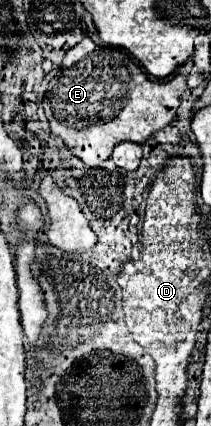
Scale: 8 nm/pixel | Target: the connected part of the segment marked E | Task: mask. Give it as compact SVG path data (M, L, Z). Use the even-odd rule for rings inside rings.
M84 38L74 48L70 48L64 56L62 74L54 76L48 84L48 94L44 98L44 112L50 122L50 130L64 140L70 152L80 158L84 164L102 164L110 158L112 150L120 142L136 142L142 144L152 138L160 128L168 126L176 118L176 110L180 106L180 96L186 90L186 78L176 74L174 78L154 80L148 76L140 64L134 64L134 56L126 50L102 48L94 44L90 38Z

